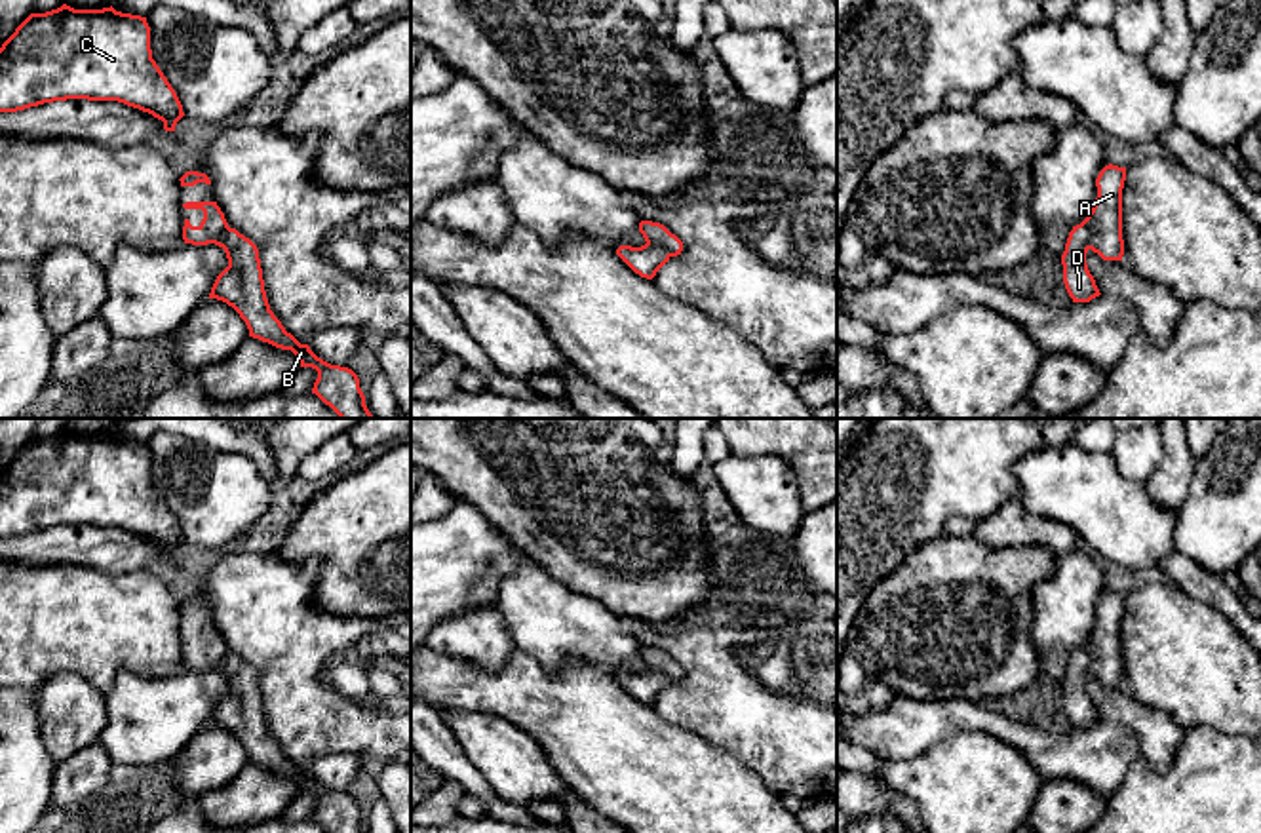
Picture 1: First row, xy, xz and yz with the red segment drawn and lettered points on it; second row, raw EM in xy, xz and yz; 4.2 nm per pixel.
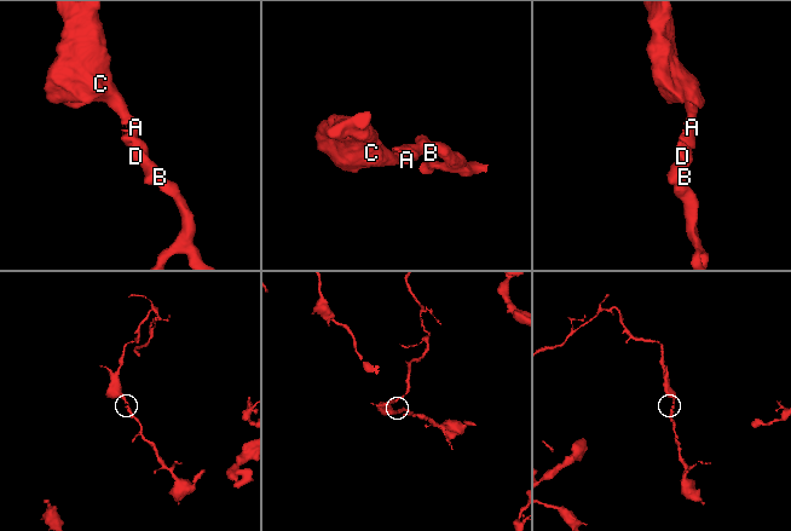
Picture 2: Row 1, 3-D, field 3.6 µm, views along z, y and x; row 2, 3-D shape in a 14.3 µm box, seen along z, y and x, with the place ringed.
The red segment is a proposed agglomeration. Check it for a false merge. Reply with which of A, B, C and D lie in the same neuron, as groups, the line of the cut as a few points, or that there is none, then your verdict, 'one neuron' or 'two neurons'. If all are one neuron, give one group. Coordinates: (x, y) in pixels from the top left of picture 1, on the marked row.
A B C D; no cut; one neuron

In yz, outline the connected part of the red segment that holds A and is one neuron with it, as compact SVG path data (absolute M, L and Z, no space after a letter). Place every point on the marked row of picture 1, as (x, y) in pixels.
M1105 165L1096 179L1097 198L1092 211L1069 232L1061 264L1063 283L1073 302L1090 302L1101 295L1086 264L1086 253L1090 249L1103 261L1122 261L1124 181L1126 167Z

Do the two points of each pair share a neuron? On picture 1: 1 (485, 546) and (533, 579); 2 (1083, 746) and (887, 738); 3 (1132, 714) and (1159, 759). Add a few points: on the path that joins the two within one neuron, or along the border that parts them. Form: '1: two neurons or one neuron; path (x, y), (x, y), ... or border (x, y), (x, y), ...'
1: two neurons; border (516, 550), (516, 567), (501, 581), (493, 605)
2: one neuron; path (1033, 744), (986, 719), (936, 719)
3: one neuron; path (1144, 725), (1159, 740), (1159, 748)

